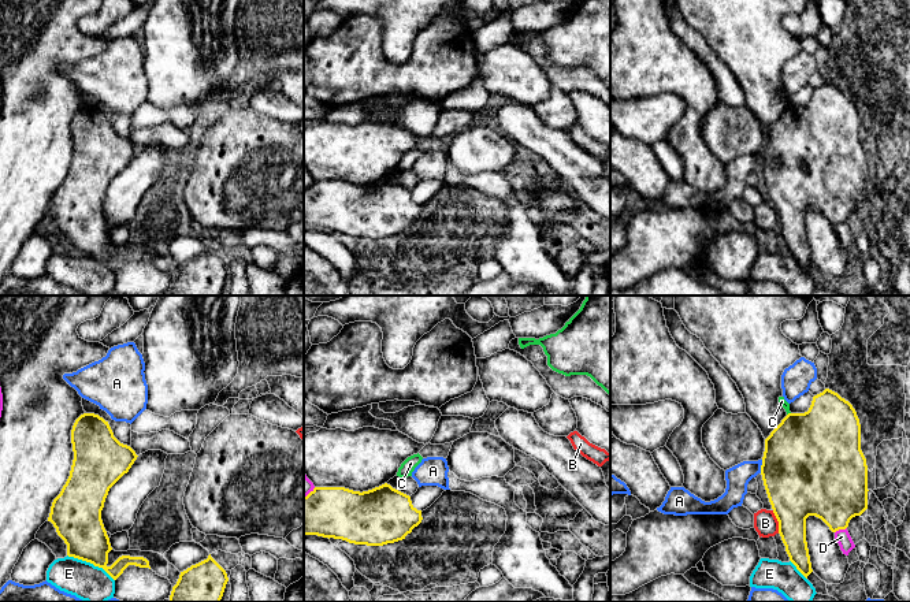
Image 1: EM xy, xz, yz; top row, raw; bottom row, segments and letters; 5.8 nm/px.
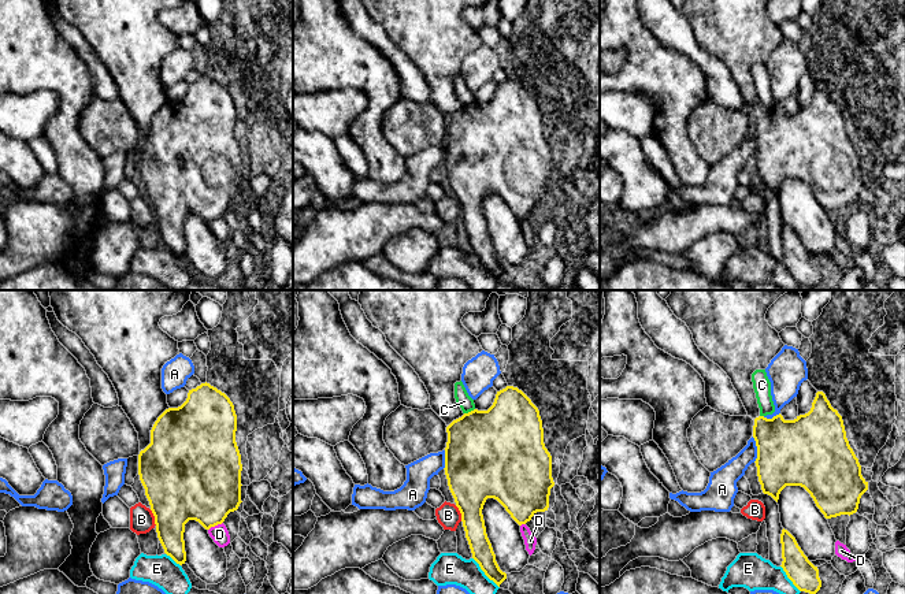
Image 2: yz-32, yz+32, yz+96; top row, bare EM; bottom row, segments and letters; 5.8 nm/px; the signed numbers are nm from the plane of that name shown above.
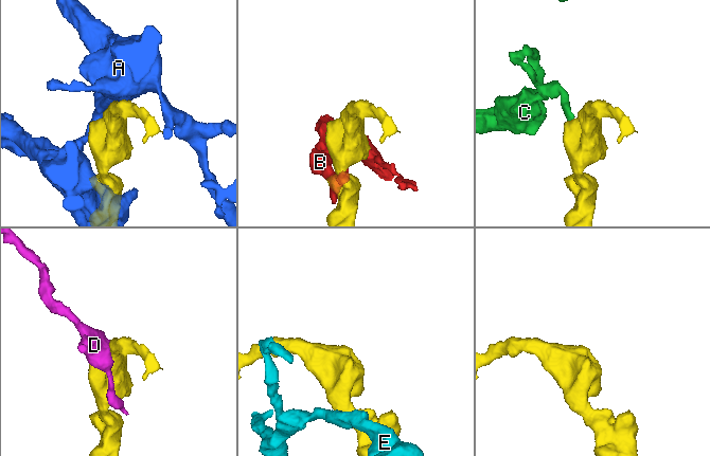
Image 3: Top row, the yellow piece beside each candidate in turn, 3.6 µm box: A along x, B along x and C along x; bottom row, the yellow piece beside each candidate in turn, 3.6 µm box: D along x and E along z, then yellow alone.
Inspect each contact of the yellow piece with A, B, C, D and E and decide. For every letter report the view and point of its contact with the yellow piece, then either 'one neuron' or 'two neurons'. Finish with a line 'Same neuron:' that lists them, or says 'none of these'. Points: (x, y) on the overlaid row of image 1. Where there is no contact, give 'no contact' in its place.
A: yz (761, 467) | two neurons
B: yz (777, 520) | two neurons
C: yz (788, 413) | two neurons
D: yz (840, 528) | two neurons
E: xy (90, 563) | two neurons
Same neuron: none of these

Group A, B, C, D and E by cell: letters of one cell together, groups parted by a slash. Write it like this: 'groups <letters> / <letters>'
groups A / B / C / D / E

